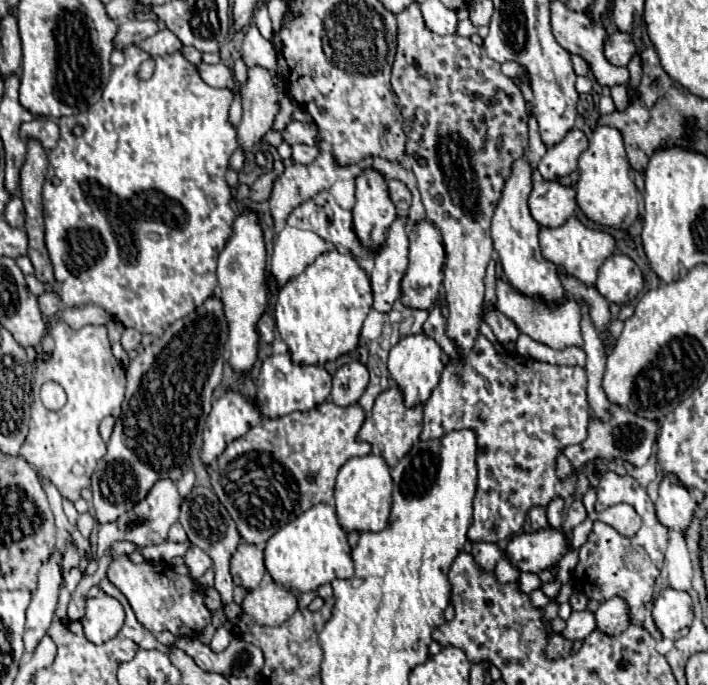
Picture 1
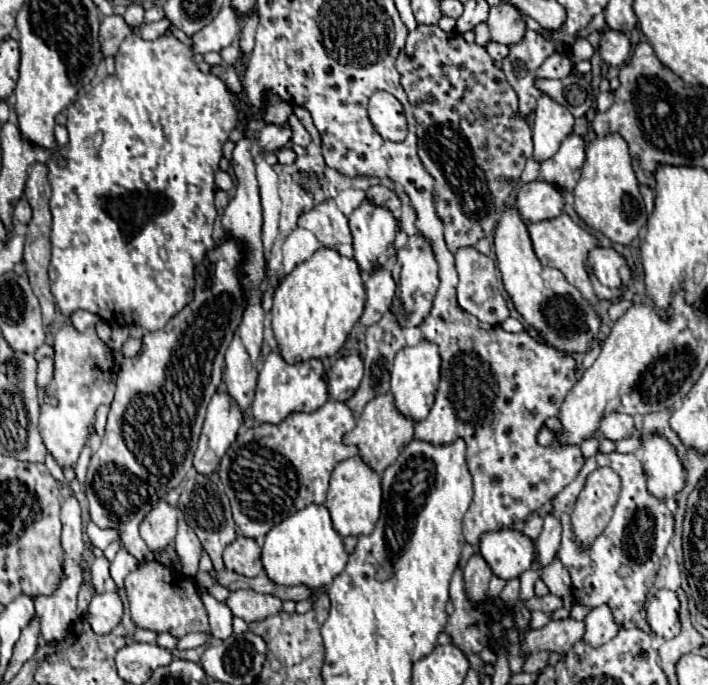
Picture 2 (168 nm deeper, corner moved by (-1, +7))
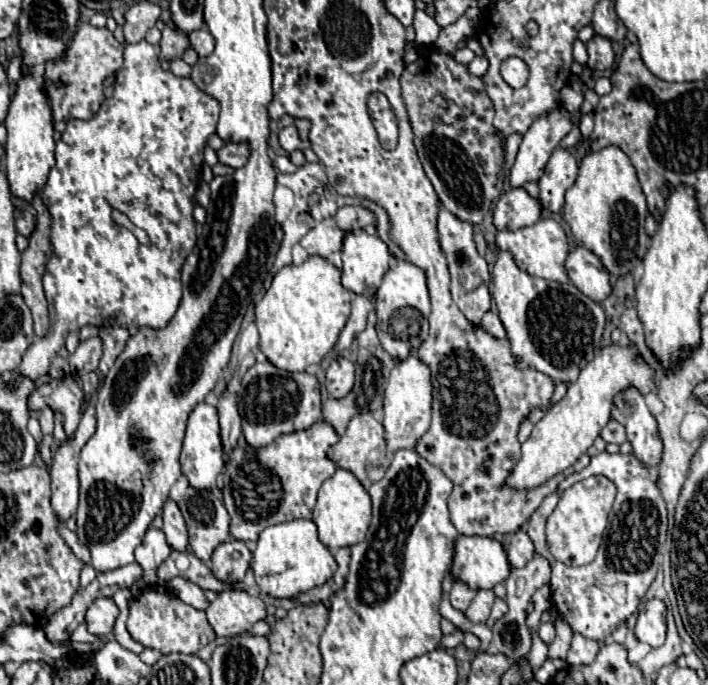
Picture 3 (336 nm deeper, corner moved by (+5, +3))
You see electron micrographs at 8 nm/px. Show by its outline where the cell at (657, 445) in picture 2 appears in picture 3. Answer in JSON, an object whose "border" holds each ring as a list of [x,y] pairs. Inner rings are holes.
{"border":[[[628,387],[614,397],[612,417],[624,425],[628,441],[634,447],[634,455],[646,465],[658,465],[662,457],[662,439],[658,423],[648,411],[642,393],[636,387]]]}

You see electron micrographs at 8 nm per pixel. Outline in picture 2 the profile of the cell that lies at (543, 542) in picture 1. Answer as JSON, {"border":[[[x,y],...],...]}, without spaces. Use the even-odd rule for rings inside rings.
{"border":[[[516,529],[484,533],[478,545],[490,569],[502,579],[520,577],[536,561],[536,545],[530,537]]]}

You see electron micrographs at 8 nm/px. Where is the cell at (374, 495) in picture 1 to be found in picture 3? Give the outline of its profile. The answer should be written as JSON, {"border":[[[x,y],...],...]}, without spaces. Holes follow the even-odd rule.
{"border":[[[336,469],[336,473],[326,479],[318,491],[318,501],[312,511],[312,521],[318,527],[318,539],[330,549],[350,547],[364,541],[372,517],[372,503],[368,491],[360,485],[360,481],[344,469]]]}

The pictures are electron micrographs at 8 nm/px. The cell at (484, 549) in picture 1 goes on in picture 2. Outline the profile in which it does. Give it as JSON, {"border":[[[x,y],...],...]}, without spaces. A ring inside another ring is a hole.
{"border":[[[474,551],[464,567],[464,581],[466,581],[466,593],[470,597],[488,597],[488,581],[492,577],[492,569],[486,563],[486,559]]]}

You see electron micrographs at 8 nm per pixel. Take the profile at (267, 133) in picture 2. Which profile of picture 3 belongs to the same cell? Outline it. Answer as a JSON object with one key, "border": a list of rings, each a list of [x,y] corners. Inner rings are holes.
{"border":[[[226,141],[226,145],[224,145],[222,149],[218,149],[216,153],[218,153],[218,161],[220,161],[222,165],[228,165],[228,167],[232,167],[232,169],[238,169],[238,167],[242,167],[242,165],[248,161],[250,149],[248,149],[248,145],[244,145],[244,143]]]}

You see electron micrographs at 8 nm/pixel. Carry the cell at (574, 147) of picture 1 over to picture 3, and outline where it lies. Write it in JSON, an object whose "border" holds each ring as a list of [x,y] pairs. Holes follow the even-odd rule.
{"border":[[[556,147],[546,165],[544,177],[538,181],[542,209],[558,213],[564,205],[564,193],[574,185],[576,175],[578,175],[576,159],[566,149]]]}

